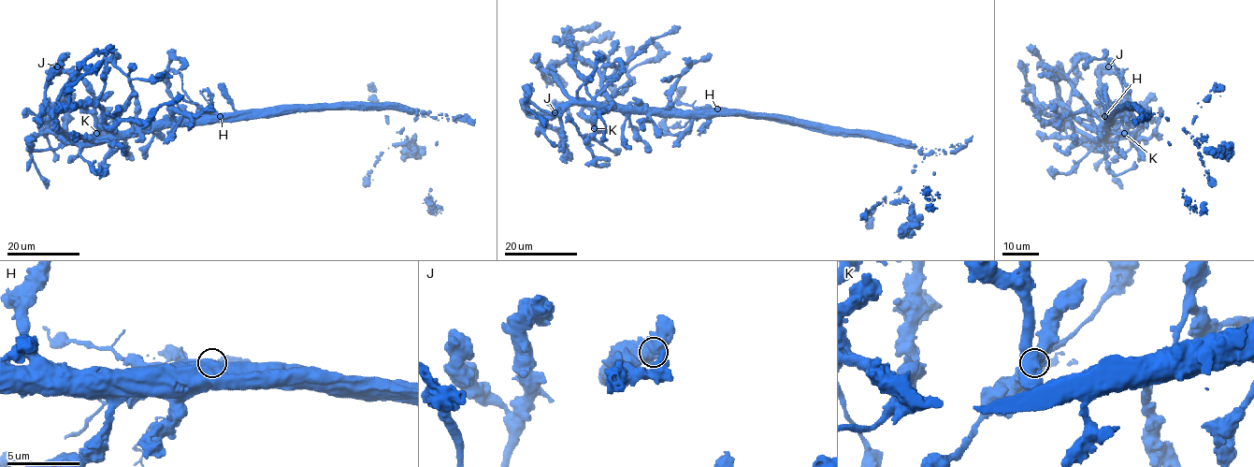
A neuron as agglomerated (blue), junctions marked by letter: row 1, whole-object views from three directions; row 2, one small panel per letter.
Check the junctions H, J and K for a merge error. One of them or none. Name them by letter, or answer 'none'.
H

